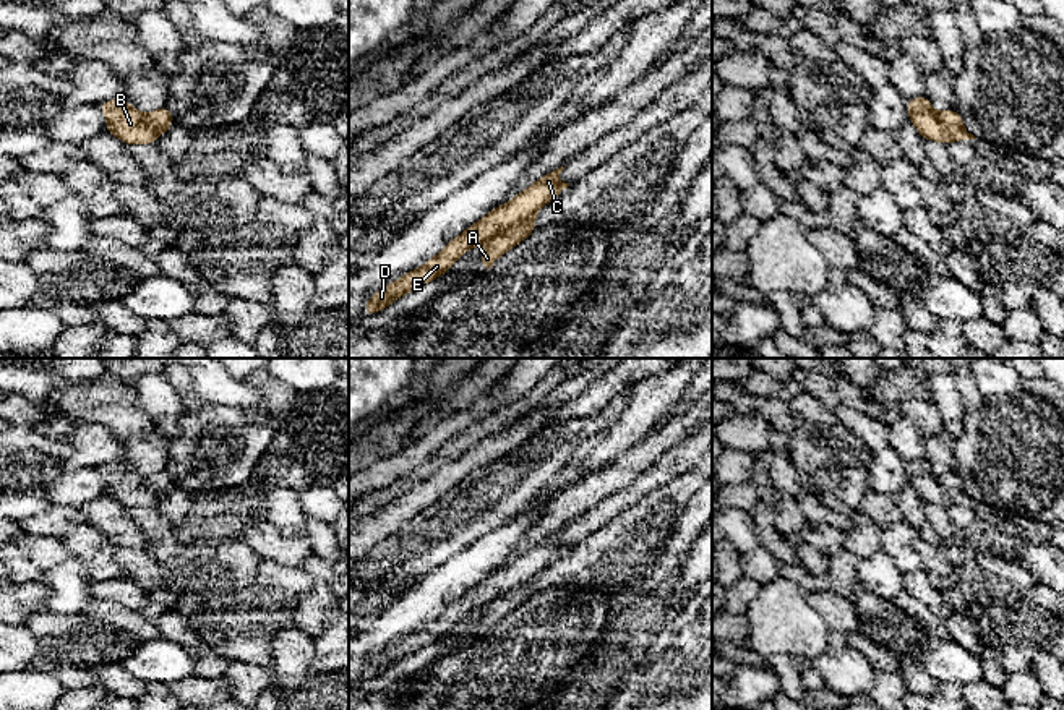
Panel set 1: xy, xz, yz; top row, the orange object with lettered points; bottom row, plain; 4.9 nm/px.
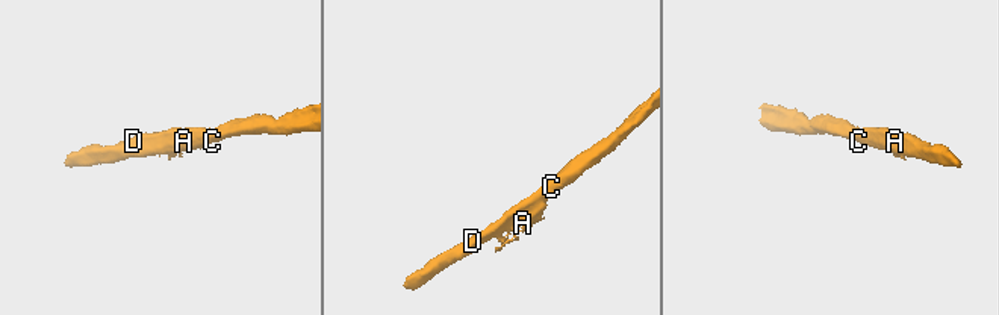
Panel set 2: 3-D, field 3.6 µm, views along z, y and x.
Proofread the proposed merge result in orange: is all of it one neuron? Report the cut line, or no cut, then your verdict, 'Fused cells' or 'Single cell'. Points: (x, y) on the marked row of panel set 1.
Split along xz (534, 214), (497, 234), (487, 243). Fused cells

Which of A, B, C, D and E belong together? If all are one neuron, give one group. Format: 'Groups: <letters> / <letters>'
Groups: A / B C D E

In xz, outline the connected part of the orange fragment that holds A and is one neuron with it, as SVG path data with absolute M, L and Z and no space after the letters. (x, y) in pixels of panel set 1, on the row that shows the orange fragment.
M535 216L493 237L487 243L485 251L478 256L478 263L483 264L488 271L500 256L503 256L506 251L519 245L534 230L535 230Z

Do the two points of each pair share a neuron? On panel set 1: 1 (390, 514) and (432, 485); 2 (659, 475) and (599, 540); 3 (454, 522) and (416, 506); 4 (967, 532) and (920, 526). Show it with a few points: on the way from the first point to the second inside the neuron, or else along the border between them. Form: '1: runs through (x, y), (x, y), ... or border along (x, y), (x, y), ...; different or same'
1: runs through (399, 511), (422, 495); same
2: border along (659, 488), (594, 530); different
3: border along (454, 487), (407, 521); different
4: border along (923, 503), (923, 513), (939, 537), (939, 543); different

